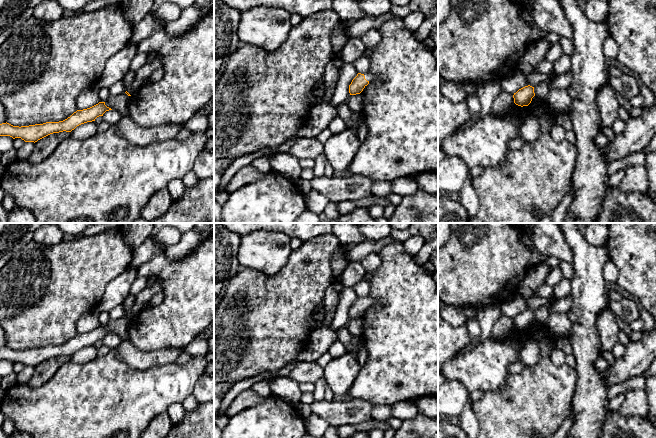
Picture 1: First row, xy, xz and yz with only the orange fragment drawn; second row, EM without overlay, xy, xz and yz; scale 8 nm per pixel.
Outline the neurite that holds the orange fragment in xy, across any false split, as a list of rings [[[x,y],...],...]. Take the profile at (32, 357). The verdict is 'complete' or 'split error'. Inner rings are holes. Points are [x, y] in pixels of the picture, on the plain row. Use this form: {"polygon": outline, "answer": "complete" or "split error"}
{"polygon": [[[105,326],[83,334],[77,334],[70,341],[59,346],[46,346],[29,350],[13,350],[9,347],[0,348],[0,360],[10,360],[13,363],[21,362],[25,366],[37,366],[38,364],[59,356],[71,356],[77,350],[95,345],[99,340],[103,340],[106,335],[112,334],[105,329]]], "answer": "complete"}

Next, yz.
{"polygon": [[[528,309],[521,313],[519,313],[516,317],[514,317],[514,327],[518,330],[528,330],[532,322],[535,320],[534,311]]], "answer": "complete"}

